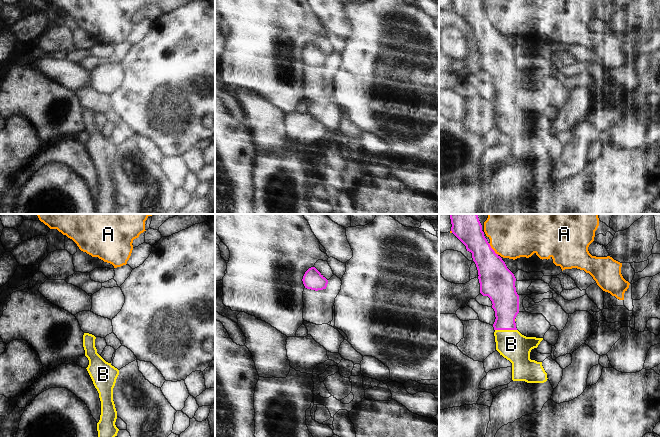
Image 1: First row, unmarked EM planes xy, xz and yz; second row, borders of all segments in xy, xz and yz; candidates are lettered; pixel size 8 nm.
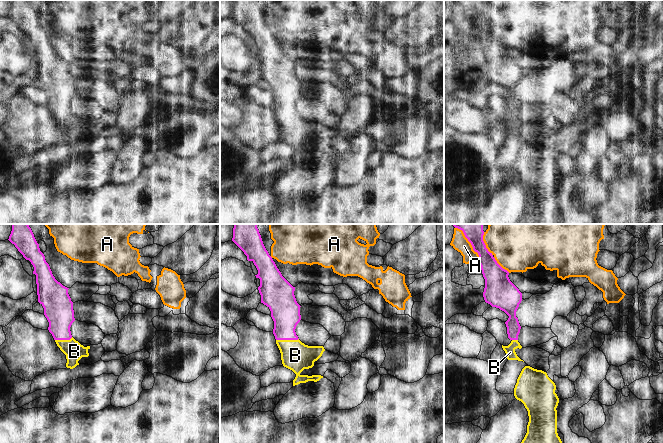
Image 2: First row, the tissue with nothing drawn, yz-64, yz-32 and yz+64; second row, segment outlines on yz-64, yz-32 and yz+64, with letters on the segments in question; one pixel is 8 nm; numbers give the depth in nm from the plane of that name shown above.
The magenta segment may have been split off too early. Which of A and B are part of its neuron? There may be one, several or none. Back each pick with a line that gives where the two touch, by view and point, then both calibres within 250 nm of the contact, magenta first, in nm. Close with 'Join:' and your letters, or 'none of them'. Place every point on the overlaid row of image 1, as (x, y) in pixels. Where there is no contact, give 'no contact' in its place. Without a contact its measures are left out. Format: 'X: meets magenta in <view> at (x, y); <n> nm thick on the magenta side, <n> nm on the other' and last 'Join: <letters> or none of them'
B: meets magenta in yz at (506, 329); 220 nm thick on the magenta side, 240 nm on the other
Join: B

